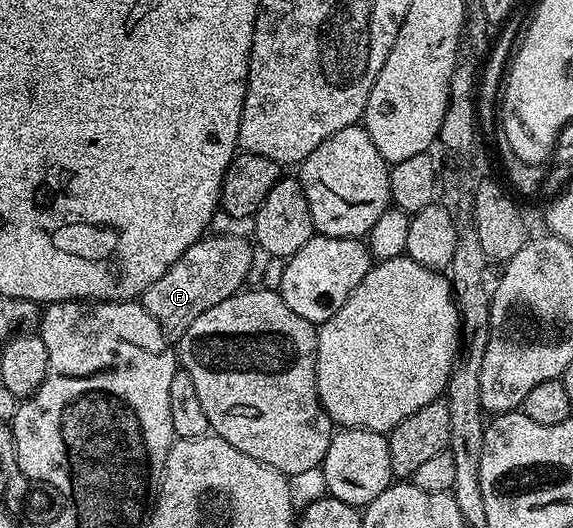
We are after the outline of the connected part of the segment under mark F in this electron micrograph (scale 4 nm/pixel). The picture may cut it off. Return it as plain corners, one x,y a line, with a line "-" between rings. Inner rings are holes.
206,235
197,241
147,291
142,293
139,300
141,305
163,327
163,331
170,338
179,339
215,303
223,303
231,295
242,292
246,284
245,276
249,273
249,268
253,265
253,249
244,236
220,236
-
253,248
253,249
252,249
-
242,284
242,285
241,285

